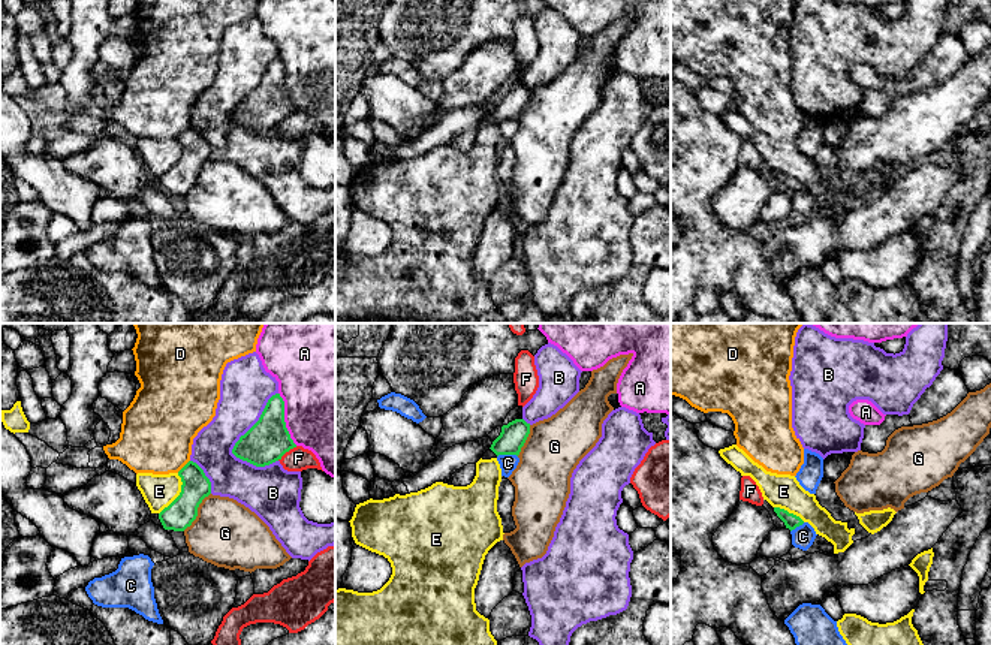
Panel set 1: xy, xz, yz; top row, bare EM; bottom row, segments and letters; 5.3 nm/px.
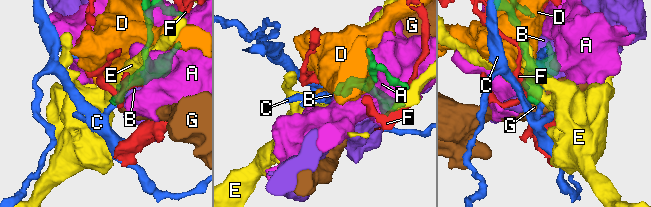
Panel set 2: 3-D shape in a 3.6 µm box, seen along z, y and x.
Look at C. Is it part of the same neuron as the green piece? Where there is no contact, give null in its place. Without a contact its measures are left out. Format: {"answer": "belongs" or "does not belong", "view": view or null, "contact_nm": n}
{"answer": "does not belong", "view": "xz", "contact_nm": 110}

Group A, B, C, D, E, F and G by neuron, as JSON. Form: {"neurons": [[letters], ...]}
{"neurons": [["A"], ["B"], ["C"], ["D"], ["E"], ["F"], ["G"]]}

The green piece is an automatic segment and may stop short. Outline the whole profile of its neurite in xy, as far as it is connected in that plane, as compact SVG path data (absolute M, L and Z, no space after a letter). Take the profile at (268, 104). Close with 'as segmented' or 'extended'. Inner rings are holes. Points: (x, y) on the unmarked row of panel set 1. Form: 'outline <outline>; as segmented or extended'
outline M272 60L259 85L235 108L232 118L256 132L269 130L296 112L284 87L284 66Z; as segmented

